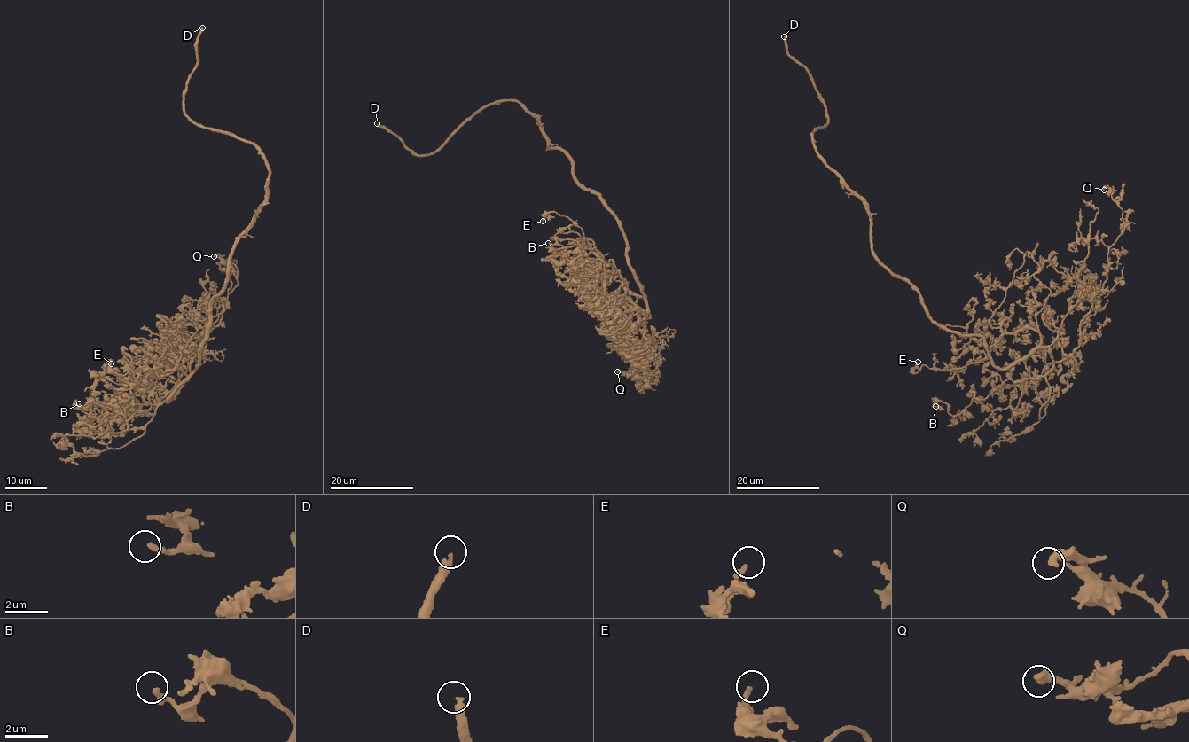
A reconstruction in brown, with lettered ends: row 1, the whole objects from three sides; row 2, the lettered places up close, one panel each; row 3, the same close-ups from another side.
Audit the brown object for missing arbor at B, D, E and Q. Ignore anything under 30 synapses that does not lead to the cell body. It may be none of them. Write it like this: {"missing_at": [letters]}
{"missing_at": ["D"]}

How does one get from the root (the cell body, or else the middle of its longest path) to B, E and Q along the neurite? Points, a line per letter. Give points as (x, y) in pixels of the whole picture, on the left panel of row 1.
B: (207, 328), (195, 370), (153, 413), (118, 402), (125, 417), (117, 413), (103, 423), (104, 408), (79, 403)
E: (207, 328), (195, 370), (169, 402), (185, 378), (181, 370), (156, 370), (144, 386), (111, 363)
Q: (207, 328), (195, 370), (168, 402), (178, 387), (184, 350), (199, 345), (238, 284), (237, 267), (214, 256)

